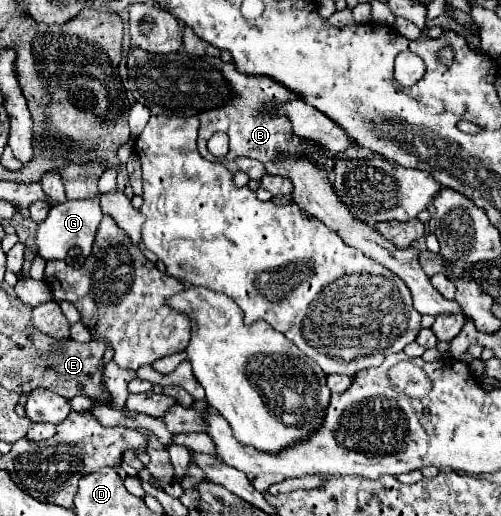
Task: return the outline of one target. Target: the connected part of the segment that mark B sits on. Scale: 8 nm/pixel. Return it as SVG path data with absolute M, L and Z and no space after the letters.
M219 58L211 60L213 66L217 66L225 78L229 80L231 88L233 88L233 98L227 106L223 108L217 108L217 110L207 110L203 114L199 114L201 118L201 128L199 128L199 152L203 158L211 160L211 162L219 162L219 158L215 158L209 150L207 150L207 140L215 134L215 132L225 132L229 134L231 138L231 144L229 144L229 154L225 156L225 160L237 160L237 158L257 158L261 162L269 162L275 158L275 154L281 154L281 152L293 152L293 154L307 154L311 156L321 168L325 168L327 172L333 172L333 158L337 156L327 156L325 150L317 148L315 144L311 142L305 142L305 140L297 140L297 136L291 132L291 124L285 116L275 116L275 114L257 114L257 110L263 106L263 104L281 104L281 102L287 102L287 100L293 100L297 98L293 92L281 88L281 84L277 84L275 80L271 78L265 78L265 76L247 76L247 74L241 74L235 70L233 64L223 64Z

